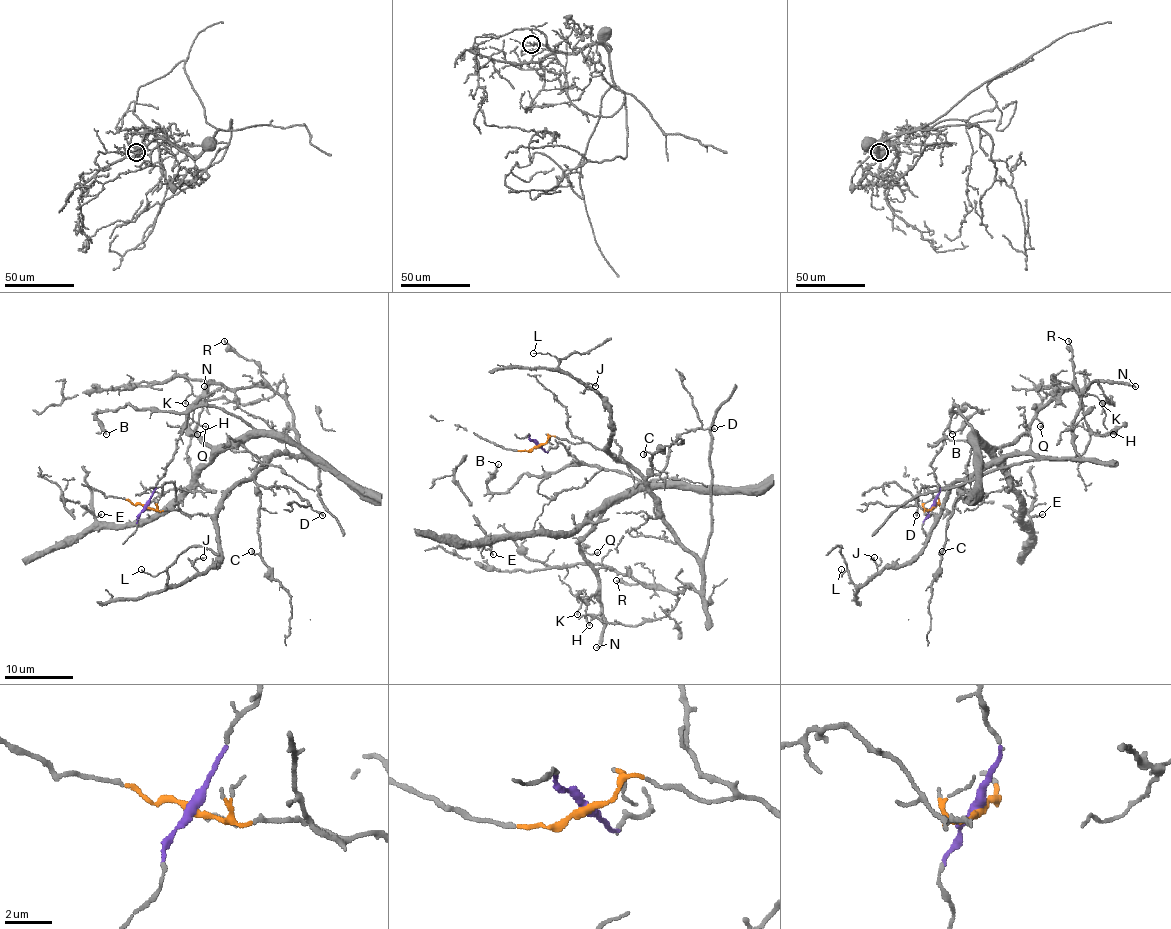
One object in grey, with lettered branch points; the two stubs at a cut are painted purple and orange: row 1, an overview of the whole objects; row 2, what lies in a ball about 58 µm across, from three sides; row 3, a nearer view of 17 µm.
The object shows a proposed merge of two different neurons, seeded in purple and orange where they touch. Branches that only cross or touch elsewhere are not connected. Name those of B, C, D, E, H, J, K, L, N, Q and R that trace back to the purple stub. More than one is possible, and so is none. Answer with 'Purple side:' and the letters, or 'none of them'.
Purple side: B, E, H, K, N, Q

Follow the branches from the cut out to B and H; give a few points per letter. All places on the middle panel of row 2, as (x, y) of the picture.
B: (537, 445), (548, 451), (561, 443), (577, 462), (522, 476), (506, 491), (492, 493), (487, 479), (498, 463)
H: (537, 445), (548, 451), (561, 443), (579, 462), (644, 484), (580, 541), (597, 577), (589, 625)

